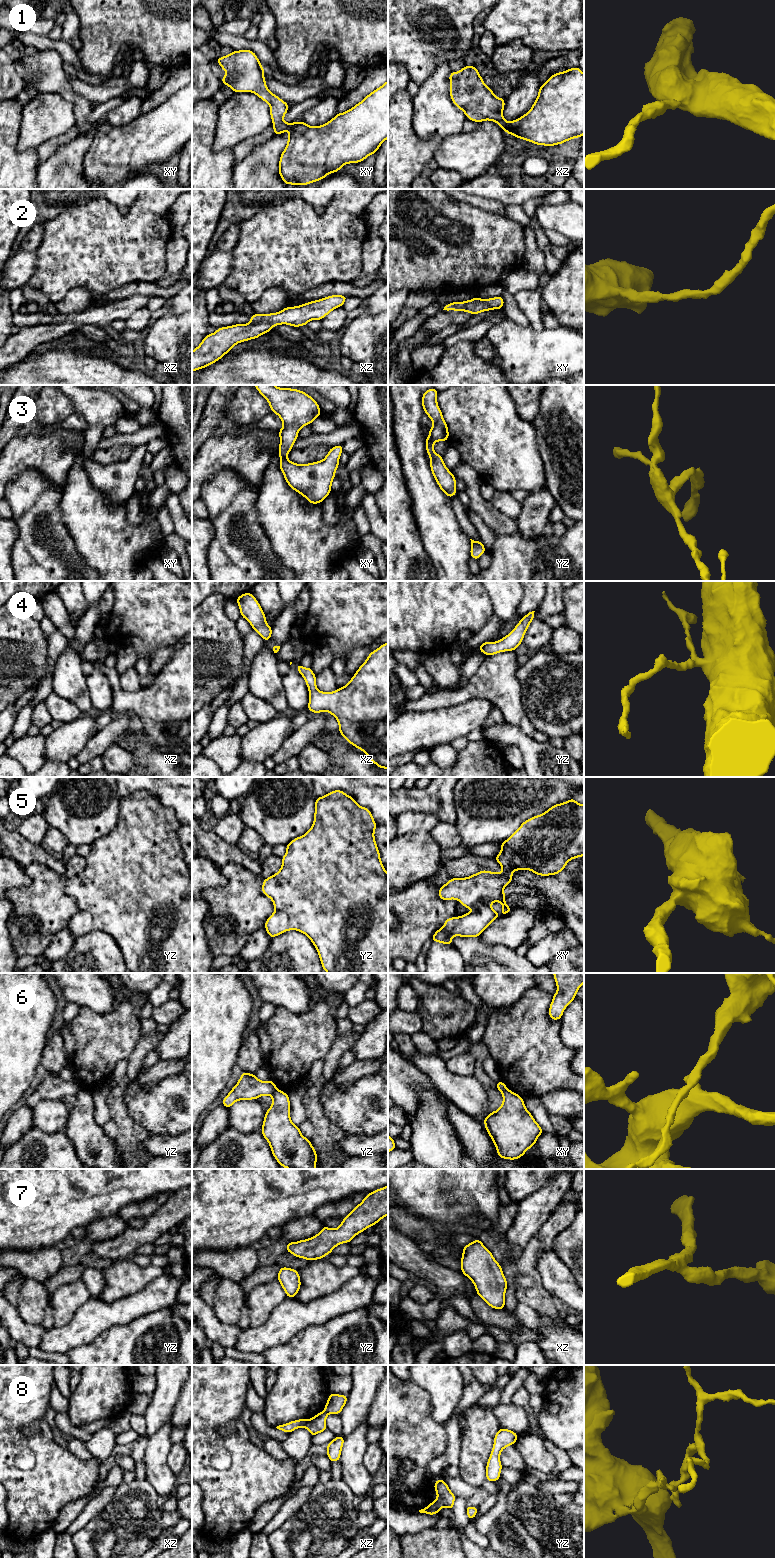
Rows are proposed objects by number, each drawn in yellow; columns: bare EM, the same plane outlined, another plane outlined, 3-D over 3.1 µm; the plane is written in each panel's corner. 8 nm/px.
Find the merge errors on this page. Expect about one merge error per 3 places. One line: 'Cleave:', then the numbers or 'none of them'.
Cleave: 6, 8

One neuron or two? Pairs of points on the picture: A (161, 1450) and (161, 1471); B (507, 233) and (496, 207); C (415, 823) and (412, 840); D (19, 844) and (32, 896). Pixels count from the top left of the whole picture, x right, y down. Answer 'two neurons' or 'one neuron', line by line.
A: one neuron
B: two neurons
C: two neurons
D: two neurons

